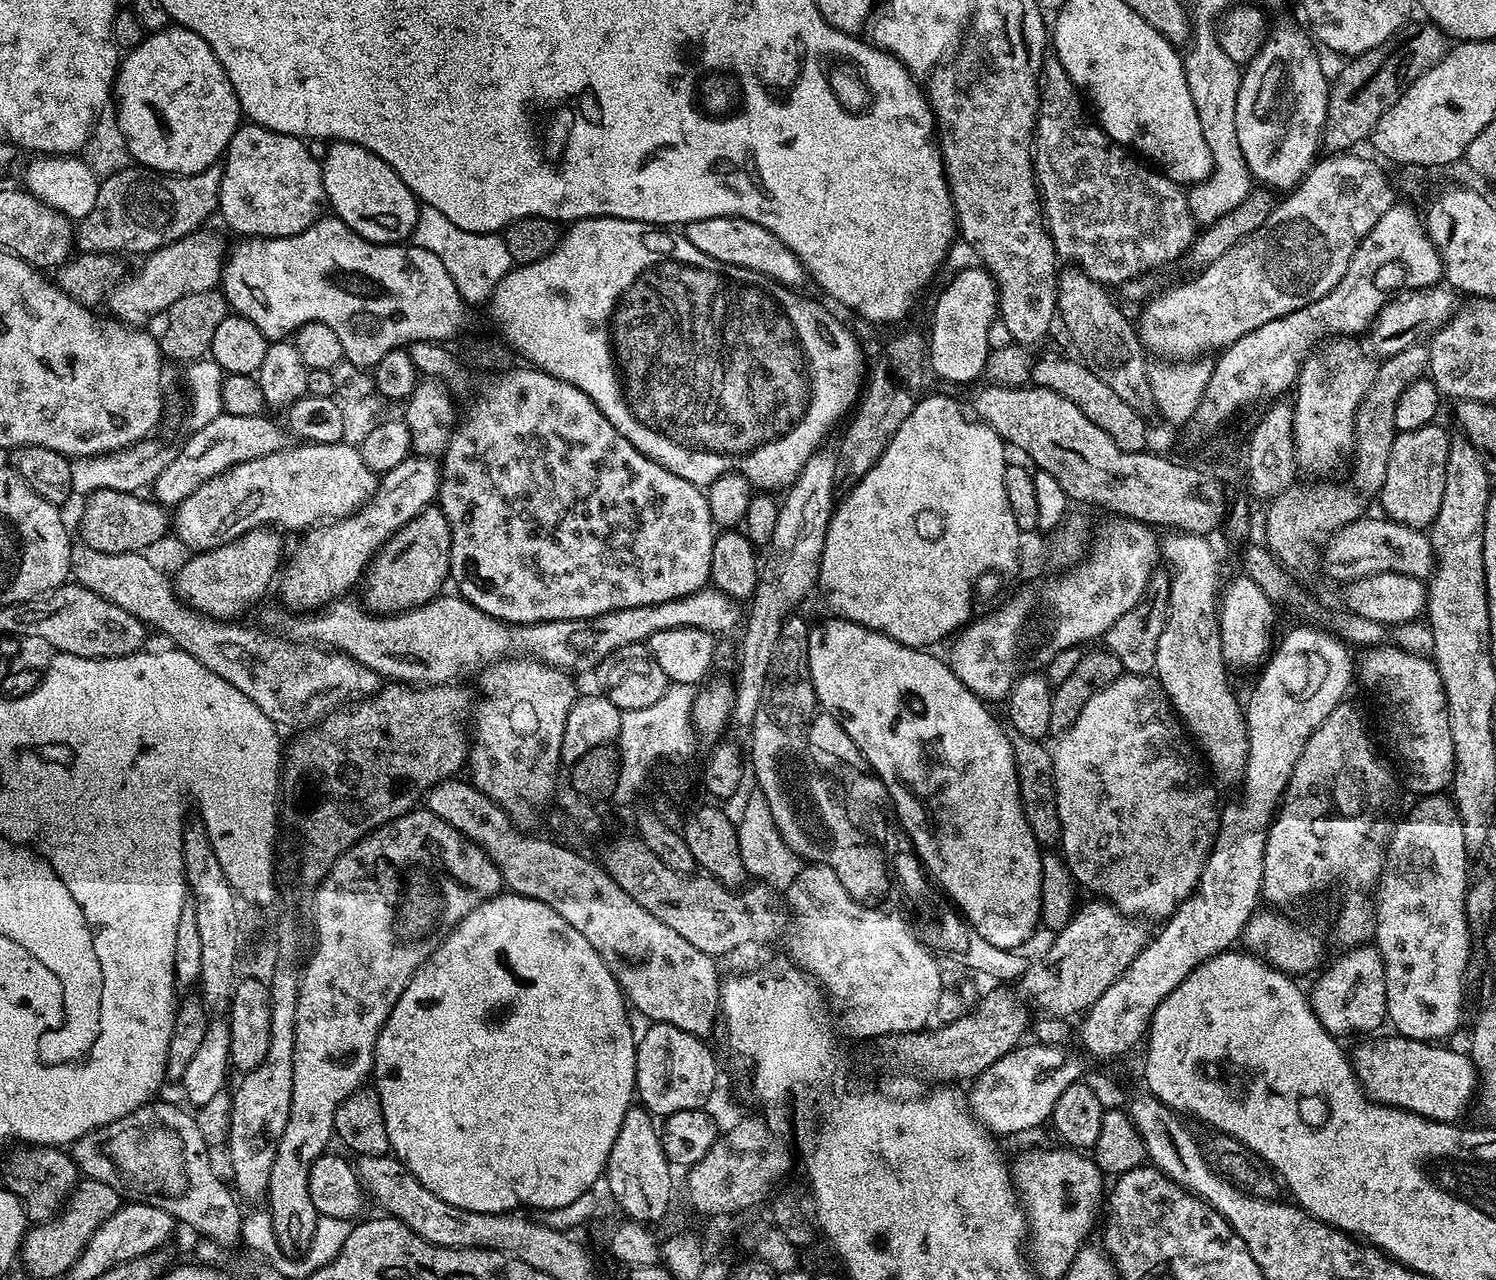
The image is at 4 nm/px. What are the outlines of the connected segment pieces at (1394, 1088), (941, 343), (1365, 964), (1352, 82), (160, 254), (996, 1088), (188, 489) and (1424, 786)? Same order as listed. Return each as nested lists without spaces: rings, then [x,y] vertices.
[[[1391,1035],[1385,1040],[1360,1044],[1356,1053],[1351,1053],[1352,1068],[1368,1099],[1390,1108],[1403,1108],[1425,1120],[1441,1120],[1444,1124],[1463,1121],[1464,1111],[1472,1104],[1472,1095],[1478,1092],[1478,1073],[1471,1055],[1463,1056],[1436,1042]]]
[[[975,266],[960,271],[941,292],[932,314],[932,326],[928,329],[928,366],[940,378],[956,384],[974,381],[985,373],[986,362],[991,351],[989,330],[998,316],[998,294],[996,283],[986,268]]]
[[[1357,946],[1343,954],[1345,956],[1340,957],[1330,968],[1325,967],[1315,977],[1317,980],[1312,992],[1310,988],[1312,1009],[1318,1022],[1322,1022],[1326,1031],[1337,1038],[1372,1032],[1388,1020],[1386,970],[1380,951],[1374,946]]]
[[[1409,22],[1400,31],[1395,32],[1386,42],[1366,50],[1361,56],[1351,57],[1347,61],[1348,65],[1337,74],[1336,80],[1331,81],[1328,89],[1328,109],[1326,110],[1326,122],[1324,123],[1324,139],[1322,141],[1325,149],[1332,154],[1344,154],[1355,144],[1360,144],[1369,139],[1382,114],[1398,102],[1398,98],[1415,82],[1426,70],[1433,68],[1437,62],[1447,54],[1450,47],[1449,37],[1436,24],[1423,22],[1415,24]]]
[[[209,230],[194,232],[183,236],[172,244],[160,248],[156,252],[147,253],[143,257],[140,269],[136,273],[125,275],[119,284],[114,285],[106,297],[106,307],[111,315],[121,324],[144,326],[151,316],[167,313],[178,298],[186,298],[186,294],[211,292],[221,283],[224,274],[226,247],[220,236]]]
[[[1031,1043],[1013,1048],[971,1081],[972,1093],[969,1091],[966,1096],[968,1107],[972,1109],[972,1115],[997,1137],[1028,1132],[1039,1124],[1047,1125],[1052,1119],[1054,1102],[1062,1098],[1062,1090],[1083,1077],[1080,1076],[1084,1072],[1083,1062],[1071,1056],[1064,1046]]]
[[[223,411],[218,418],[214,418],[214,422],[206,422],[206,426],[195,429],[191,433],[192,437],[184,445],[179,445],[174,462],[170,462],[170,466],[166,466],[166,470],[162,470],[162,474],[158,474],[158,478],[152,484],[150,492],[156,503],[165,506],[181,504],[183,500],[190,498],[190,494],[194,494],[194,490],[198,490],[198,486],[202,486],[202,482],[210,482],[210,478],[230,470],[242,462],[250,462],[254,458],[262,458],[266,454],[274,454],[289,447],[289,433],[267,420],[265,416],[264,414],[257,416],[230,414]]]
[[[1369,647],[1361,660],[1359,657],[1358,680],[1376,692],[1377,702],[1384,707],[1384,716],[1388,719],[1384,728],[1393,750],[1405,760],[1409,790],[1420,792],[1416,794],[1424,798],[1435,796],[1451,789],[1456,769],[1446,690],[1435,663],[1427,655],[1390,647]]]

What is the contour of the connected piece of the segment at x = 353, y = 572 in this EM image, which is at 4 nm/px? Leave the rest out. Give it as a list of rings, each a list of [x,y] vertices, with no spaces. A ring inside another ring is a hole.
[[[413,454],[394,466],[394,470],[383,473],[375,494],[354,514],[303,533],[304,541],[297,546],[292,561],[283,567],[278,580],[283,607],[296,614],[308,614],[351,593],[348,591],[358,584],[380,547],[439,495],[440,465],[433,457]]]

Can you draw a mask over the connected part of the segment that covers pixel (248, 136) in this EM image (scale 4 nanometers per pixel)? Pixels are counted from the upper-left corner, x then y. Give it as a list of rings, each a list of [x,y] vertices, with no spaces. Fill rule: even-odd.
[[[251,122],[241,123],[236,129],[236,133],[230,138],[228,150],[222,157],[222,182],[220,183],[220,207],[219,215],[224,215],[224,220],[239,235],[244,238],[259,238],[261,236],[297,236],[302,234],[302,230],[306,230],[314,221],[320,219],[326,212],[326,197],[324,194],[324,183],[322,182],[322,170],[320,169],[321,161],[310,158],[310,150],[307,143],[301,137],[291,136],[290,134],[282,134],[275,132],[269,128],[262,127],[261,124],[253,124]]]

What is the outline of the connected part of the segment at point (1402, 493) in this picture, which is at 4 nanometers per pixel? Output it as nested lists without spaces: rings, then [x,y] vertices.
[[[1433,422],[1418,430],[1396,433],[1386,478],[1380,484],[1378,493],[1378,501],[1384,507],[1383,515],[1387,519],[1421,530],[1427,529],[1436,520],[1442,506],[1442,494],[1446,490],[1446,462],[1450,443],[1450,436],[1438,425]]]

